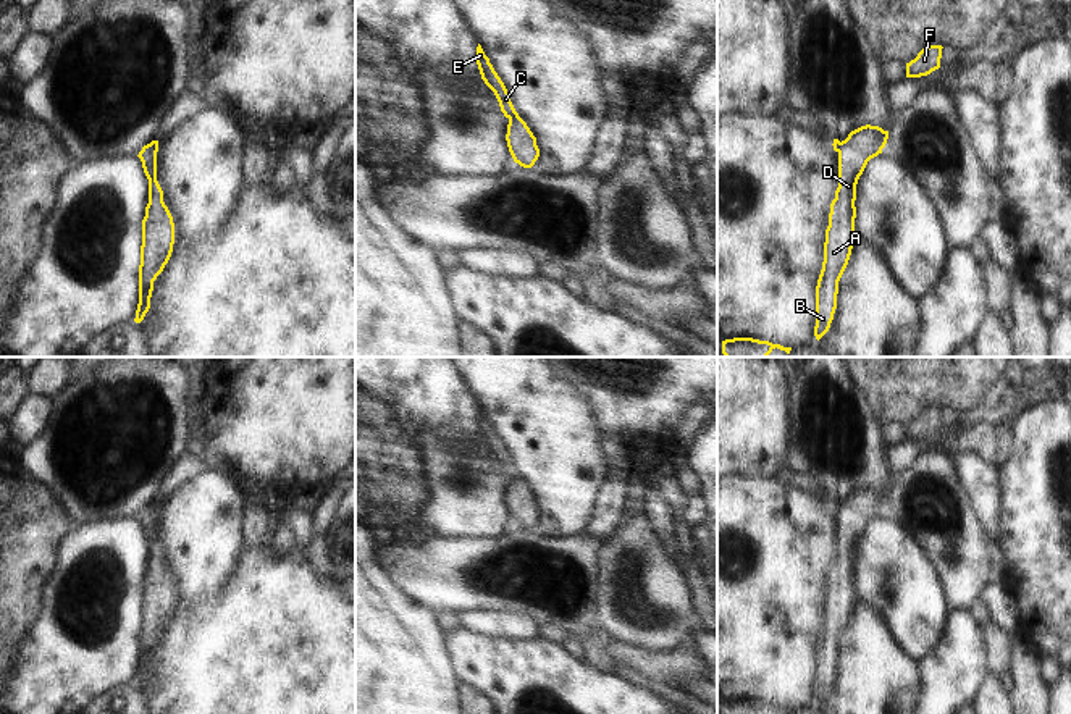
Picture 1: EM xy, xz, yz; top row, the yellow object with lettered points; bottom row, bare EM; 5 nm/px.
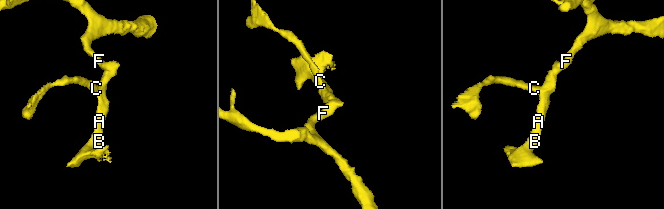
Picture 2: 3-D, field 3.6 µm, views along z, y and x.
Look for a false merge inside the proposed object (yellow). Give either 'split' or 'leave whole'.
split

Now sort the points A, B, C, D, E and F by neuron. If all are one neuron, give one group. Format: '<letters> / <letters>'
A B D F / C E

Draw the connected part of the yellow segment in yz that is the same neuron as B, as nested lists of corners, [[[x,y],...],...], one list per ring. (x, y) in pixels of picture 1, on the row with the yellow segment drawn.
[[[861,126],[838,145],[838,187],[830,204],[825,229],[824,262],[816,286],[816,326],[819,341],[830,328],[837,309],[838,281],[848,265],[856,242],[856,184],[867,162],[885,147],[888,131],[879,126]]]

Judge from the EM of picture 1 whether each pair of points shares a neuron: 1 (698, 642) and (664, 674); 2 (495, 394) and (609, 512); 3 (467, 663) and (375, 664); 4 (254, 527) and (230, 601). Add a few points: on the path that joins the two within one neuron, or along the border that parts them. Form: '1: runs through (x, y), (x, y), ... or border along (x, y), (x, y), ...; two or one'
1: border along (687, 640), (700, 655); two
2: border along (609, 472), (598, 491), (595, 508), (583, 532); two
3: border along (446, 650), (454, 674), (462, 682); two
4: border along (267, 545), (262, 548), (243, 548); two

